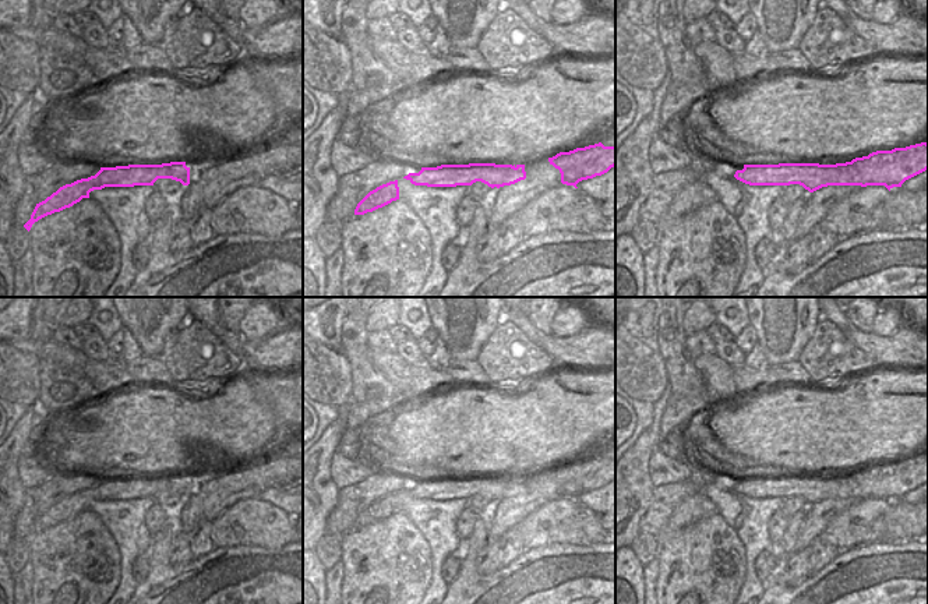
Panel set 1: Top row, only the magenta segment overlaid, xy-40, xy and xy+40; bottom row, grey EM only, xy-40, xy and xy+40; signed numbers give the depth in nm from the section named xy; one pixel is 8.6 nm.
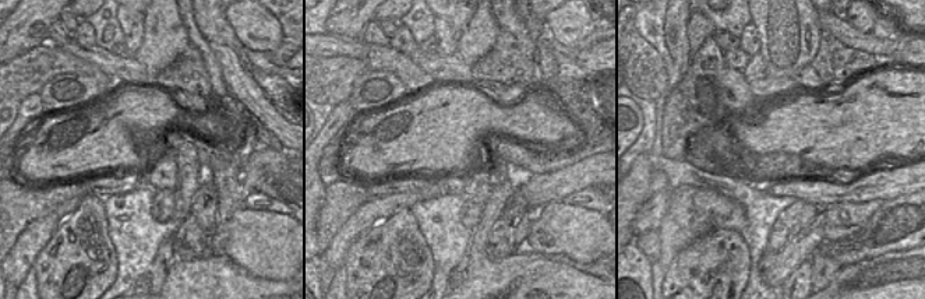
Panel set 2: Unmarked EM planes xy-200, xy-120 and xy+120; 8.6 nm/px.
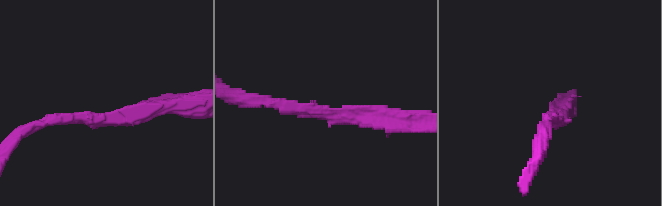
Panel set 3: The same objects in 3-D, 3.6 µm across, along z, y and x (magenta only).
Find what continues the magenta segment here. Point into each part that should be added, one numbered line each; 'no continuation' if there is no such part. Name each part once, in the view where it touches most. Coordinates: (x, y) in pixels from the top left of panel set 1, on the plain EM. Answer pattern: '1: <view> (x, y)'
no continuation

